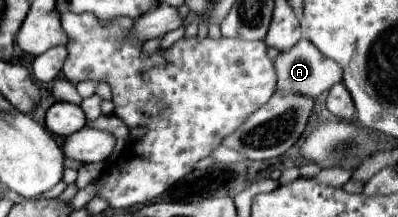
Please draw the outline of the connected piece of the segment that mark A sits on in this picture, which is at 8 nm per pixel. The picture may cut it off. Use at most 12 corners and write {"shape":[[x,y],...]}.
{"shape":[[300,40],[274,58],[276,92],[316,98],[342,68]]}

